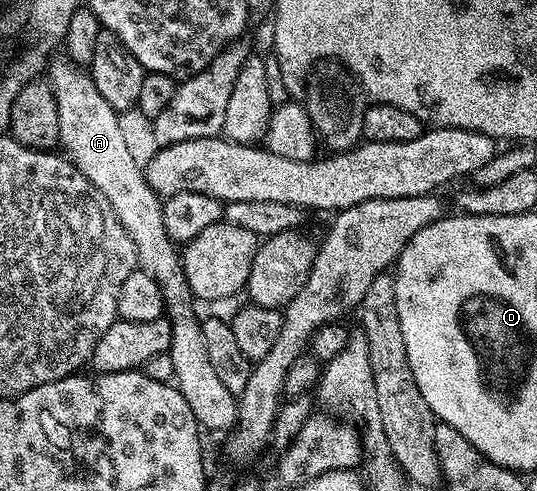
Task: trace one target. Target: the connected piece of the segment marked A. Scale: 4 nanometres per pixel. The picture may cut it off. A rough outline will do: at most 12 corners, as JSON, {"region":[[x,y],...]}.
{"region":[[52,59],[59,142],[135,242],[172,322],[174,381],[200,427],[236,427],[163,200],[88,73]]}

